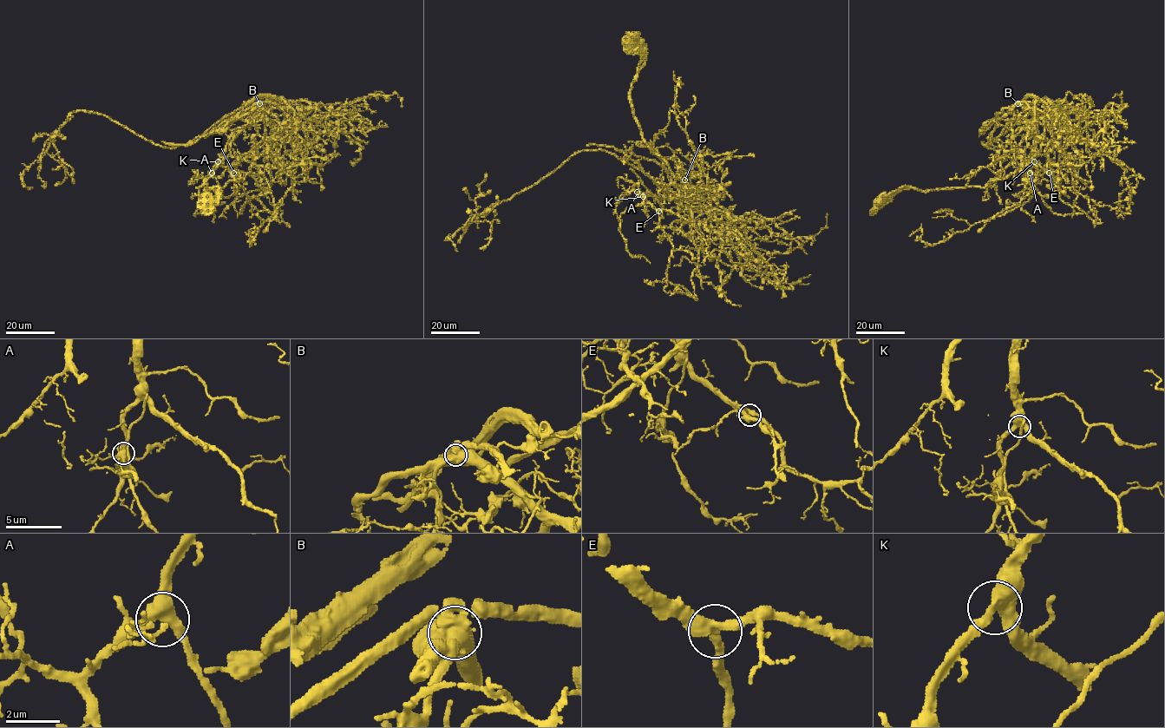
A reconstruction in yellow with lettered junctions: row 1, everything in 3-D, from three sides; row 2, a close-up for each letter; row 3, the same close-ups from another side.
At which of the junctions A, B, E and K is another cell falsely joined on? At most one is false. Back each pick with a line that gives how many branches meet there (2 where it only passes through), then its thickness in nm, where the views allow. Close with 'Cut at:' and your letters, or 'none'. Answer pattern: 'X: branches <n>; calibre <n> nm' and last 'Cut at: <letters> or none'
B: branches 3; calibre 650 nm
Cut at: B

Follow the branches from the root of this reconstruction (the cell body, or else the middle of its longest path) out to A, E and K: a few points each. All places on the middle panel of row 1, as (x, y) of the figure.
A: (631, 42), (640, 56), (630, 104), (642, 139), (668, 165), (677, 190), (699, 205), (637, 192)
E: (631, 42), (640, 56), (630, 104), (642, 139), (668, 165), (677, 190), (699, 204), (646, 196), (658, 211)
K: (631, 42), (640, 56), (630, 104), (642, 139), (668, 165), (677, 190), (699, 205), (643, 196)

